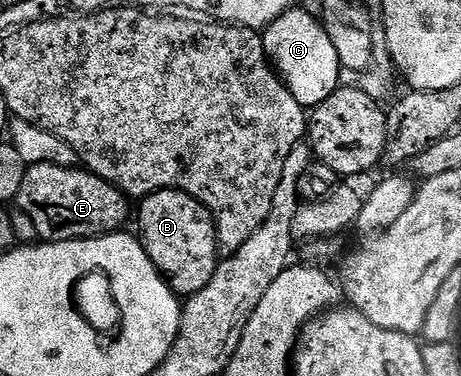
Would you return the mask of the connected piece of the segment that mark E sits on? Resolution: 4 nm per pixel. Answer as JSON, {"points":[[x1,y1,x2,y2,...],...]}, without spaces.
{"points":[[54,164,29,166,26,180,22,180,18,210,30,216,39,237,46,242,65,242,75,238,99,238,101,234,115,234,125,229,124,221,129,221,129,199,124,191,99,178,87,168,62,168]]}

